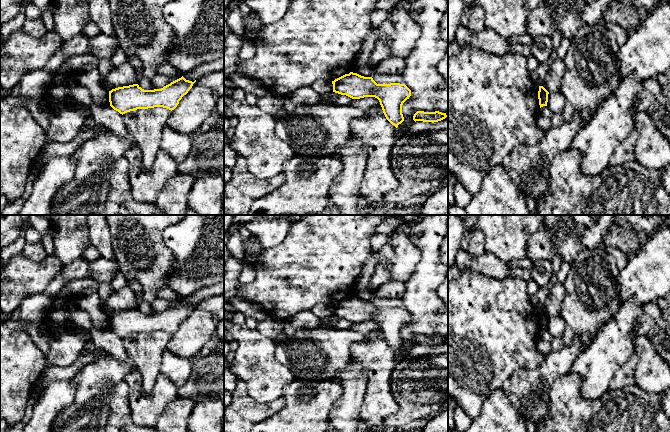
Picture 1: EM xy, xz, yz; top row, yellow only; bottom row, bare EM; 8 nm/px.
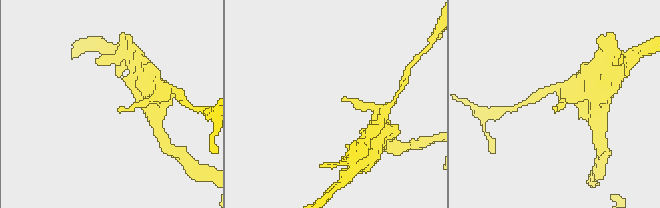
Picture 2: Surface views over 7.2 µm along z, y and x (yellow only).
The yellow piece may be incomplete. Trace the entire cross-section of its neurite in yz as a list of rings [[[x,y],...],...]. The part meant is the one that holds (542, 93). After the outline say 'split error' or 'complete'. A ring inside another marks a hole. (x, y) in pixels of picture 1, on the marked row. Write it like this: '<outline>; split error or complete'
[[[539,86],[538,99],[540,108],[543,106],[547,106],[548,94],[549,92],[543,86]]]; complete

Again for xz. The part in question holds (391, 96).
[[[353,72],[335,79],[332,84],[333,92],[352,99],[377,98],[386,119],[396,128],[404,121],[402,105],[411,96],[411,90],[405,84],[377,84],[372,77]]]; complete

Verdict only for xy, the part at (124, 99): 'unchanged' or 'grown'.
unchanged

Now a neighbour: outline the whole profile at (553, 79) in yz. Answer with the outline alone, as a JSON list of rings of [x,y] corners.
[[[556,58],[548,73],[545,76],[544,82],[542,86],[549,92],[549,93],[556,93],[560,92],[560,87],[562,83],[562,79],[565,75],[565,62],[564,59]]]

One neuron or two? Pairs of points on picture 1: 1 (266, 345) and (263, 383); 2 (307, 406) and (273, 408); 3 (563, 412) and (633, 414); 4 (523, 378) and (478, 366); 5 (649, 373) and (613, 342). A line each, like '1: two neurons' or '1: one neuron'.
1: one neuron
2: two neurons
3: one neuron
4: two neurons
5: two neurons

